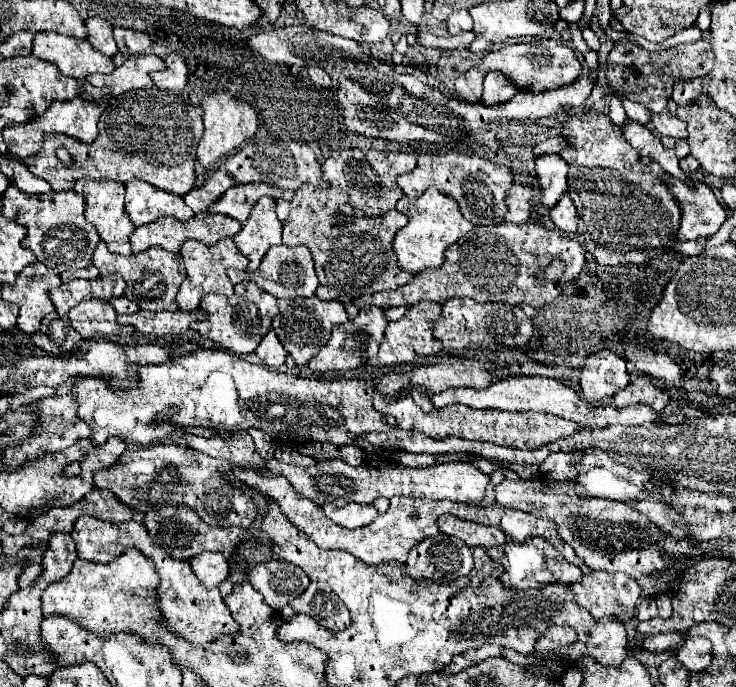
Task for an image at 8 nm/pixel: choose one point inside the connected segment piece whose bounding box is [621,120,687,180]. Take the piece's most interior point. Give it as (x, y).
(639, 136)

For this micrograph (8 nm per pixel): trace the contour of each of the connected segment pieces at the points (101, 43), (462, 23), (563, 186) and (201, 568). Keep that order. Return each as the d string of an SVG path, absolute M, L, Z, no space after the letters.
M93 16L93 18L87 18L85 20L85 26L87 26L87 40L93 48L97 48L99 52L103 52L105 56L115 56L117 54L117 44L113 40L113 26L99 18L99 16Z
M453 12L449 18L447 18L447 30L449 34L461 34L465 30L473 30L473 20L469 16L469 12Z
M543 154L535 160L537 166L537 180L543 188L541 202L551 208L559 202L563 192L567 192L567 170L569 166L561 160L559 154Z
M203 552L191 558L189 564L205 588L217 588L229 576L227 558L217 552Z

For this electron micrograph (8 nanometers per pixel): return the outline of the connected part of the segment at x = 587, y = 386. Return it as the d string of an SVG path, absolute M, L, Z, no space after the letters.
M601 350L601 352L589 354L585 358L585 366L581 368L579 384L581 384L581 390L583 390L585 398L589 402L597 402L597 400L603 400L603 398L611 398L615 392L623 390L625 384L629 384L629 380L631 380L631 374L625 366L625 360L611 350Z

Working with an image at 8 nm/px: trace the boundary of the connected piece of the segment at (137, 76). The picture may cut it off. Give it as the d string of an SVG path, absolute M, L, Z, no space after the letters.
M147 54L147 56L131 56L121 66L117 66L111 74L93 74L87 76L87 82L93 86L109 86L113 96L119 96L137 88L151 88L151 72L165 68L163 58Z

